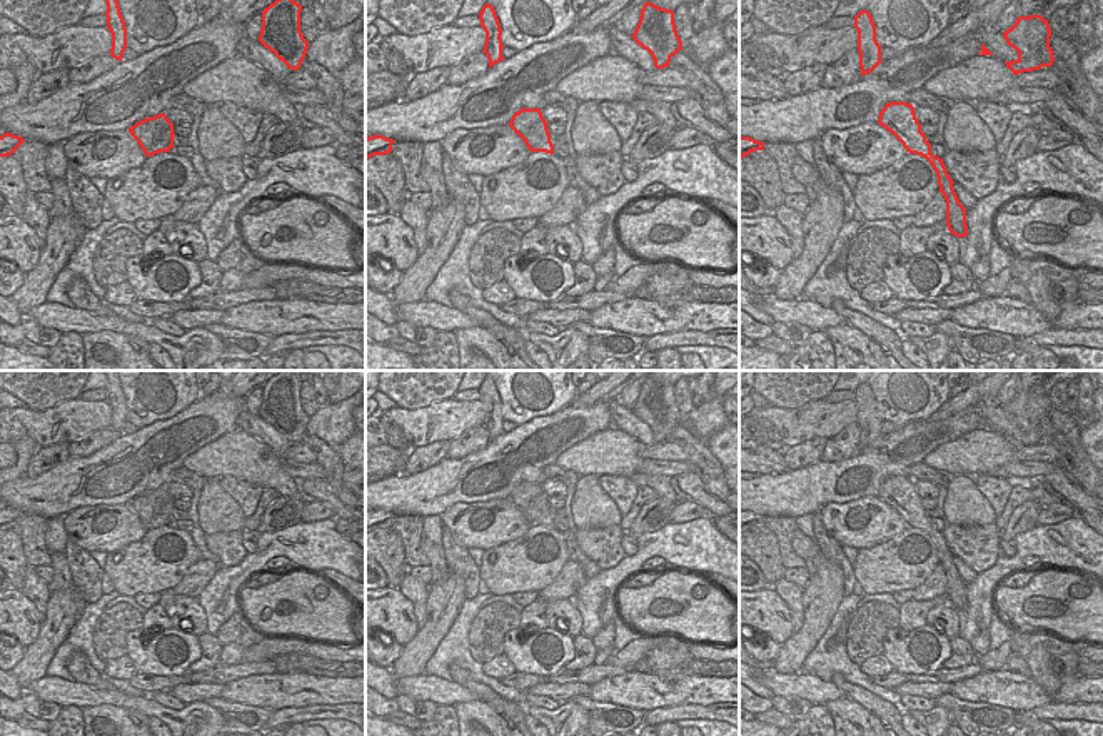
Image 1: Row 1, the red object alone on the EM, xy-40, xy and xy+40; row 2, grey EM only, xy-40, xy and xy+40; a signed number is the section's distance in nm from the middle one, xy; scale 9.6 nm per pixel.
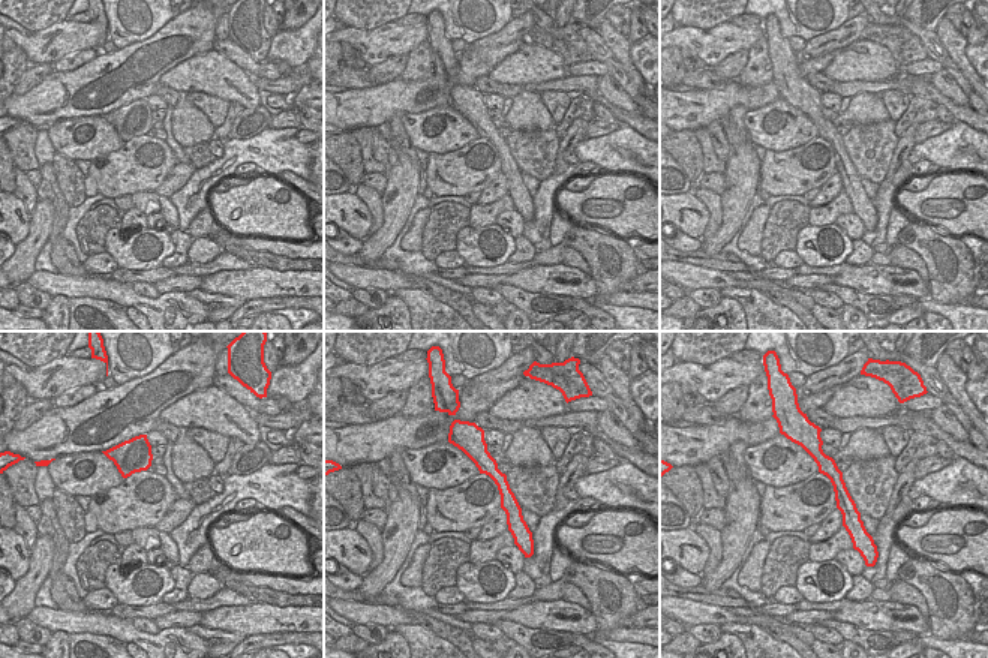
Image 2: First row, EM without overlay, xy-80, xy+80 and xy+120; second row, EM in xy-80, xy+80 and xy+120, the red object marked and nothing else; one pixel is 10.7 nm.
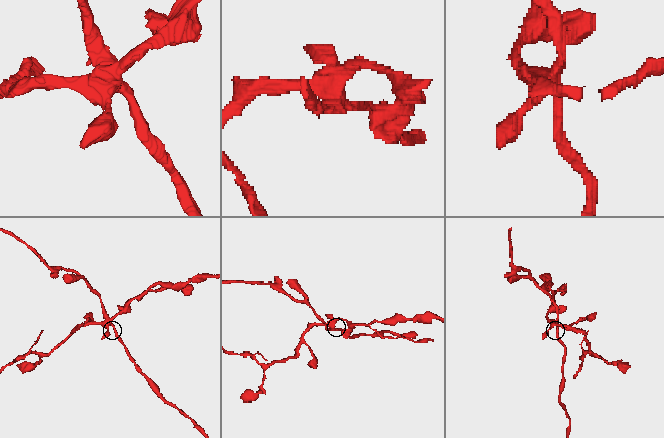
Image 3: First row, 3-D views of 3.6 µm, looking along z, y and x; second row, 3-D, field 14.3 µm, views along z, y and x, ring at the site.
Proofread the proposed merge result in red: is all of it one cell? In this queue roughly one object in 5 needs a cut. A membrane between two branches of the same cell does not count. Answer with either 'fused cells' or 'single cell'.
fused cells

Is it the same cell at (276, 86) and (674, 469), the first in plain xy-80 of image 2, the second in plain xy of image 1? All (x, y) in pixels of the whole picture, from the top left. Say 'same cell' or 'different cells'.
same cell

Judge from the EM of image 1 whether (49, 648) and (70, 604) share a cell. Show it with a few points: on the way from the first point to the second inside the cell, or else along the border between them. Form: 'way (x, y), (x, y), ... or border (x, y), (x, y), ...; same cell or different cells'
way (50, 638), (62, 615); same cell

